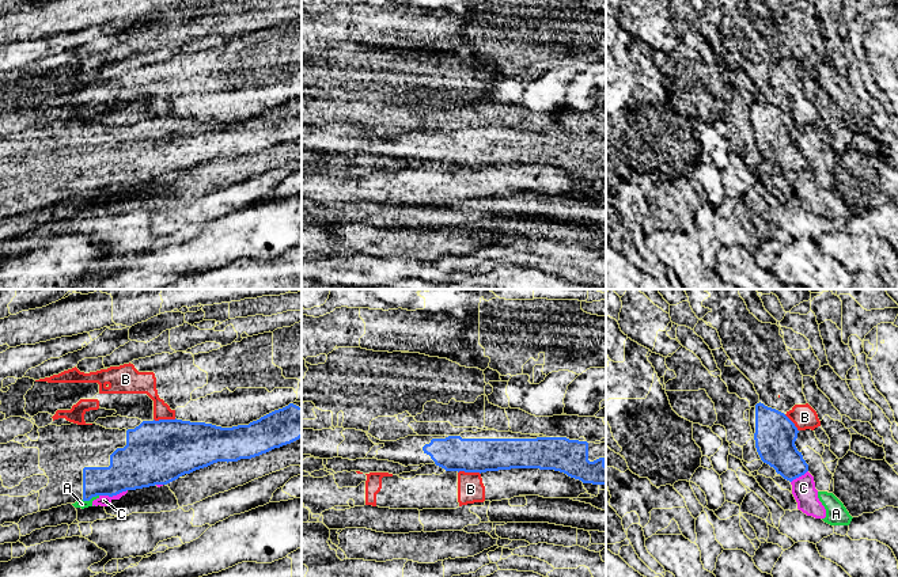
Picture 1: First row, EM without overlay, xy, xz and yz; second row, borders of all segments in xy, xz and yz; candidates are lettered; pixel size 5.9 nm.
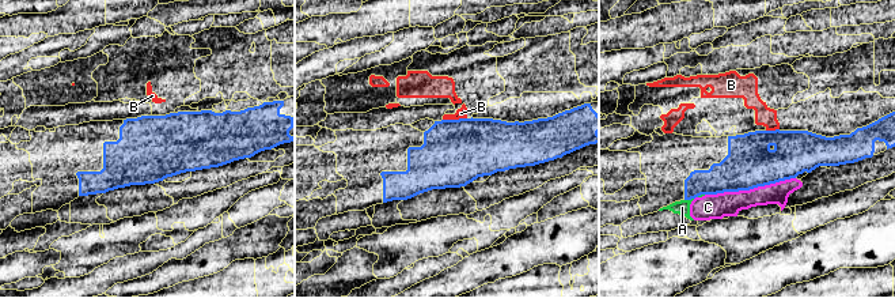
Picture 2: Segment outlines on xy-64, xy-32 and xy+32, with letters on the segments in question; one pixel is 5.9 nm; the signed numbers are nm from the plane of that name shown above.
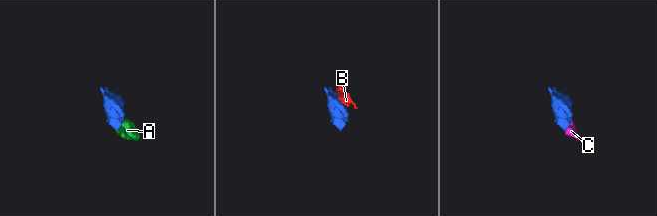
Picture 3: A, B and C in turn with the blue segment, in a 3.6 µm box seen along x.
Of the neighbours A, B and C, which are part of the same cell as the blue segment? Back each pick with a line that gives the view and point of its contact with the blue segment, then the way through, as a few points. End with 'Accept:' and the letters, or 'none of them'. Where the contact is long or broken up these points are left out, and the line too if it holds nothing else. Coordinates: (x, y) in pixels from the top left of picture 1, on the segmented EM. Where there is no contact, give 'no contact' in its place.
Accept: none of them

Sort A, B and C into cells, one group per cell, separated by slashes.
A C / B

